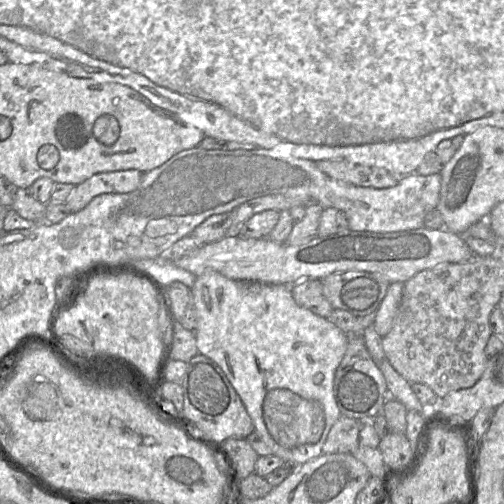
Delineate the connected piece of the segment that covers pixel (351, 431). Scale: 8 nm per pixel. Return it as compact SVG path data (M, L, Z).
M341 415L331 427L322 454L351 454L359 446L361 422Z

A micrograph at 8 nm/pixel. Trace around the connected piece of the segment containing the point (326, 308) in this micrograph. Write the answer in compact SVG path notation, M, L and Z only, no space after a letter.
M320 279L301 280L291 285L291 292L295 302L314 314L328 318L333 307L323 292L323 284Z

